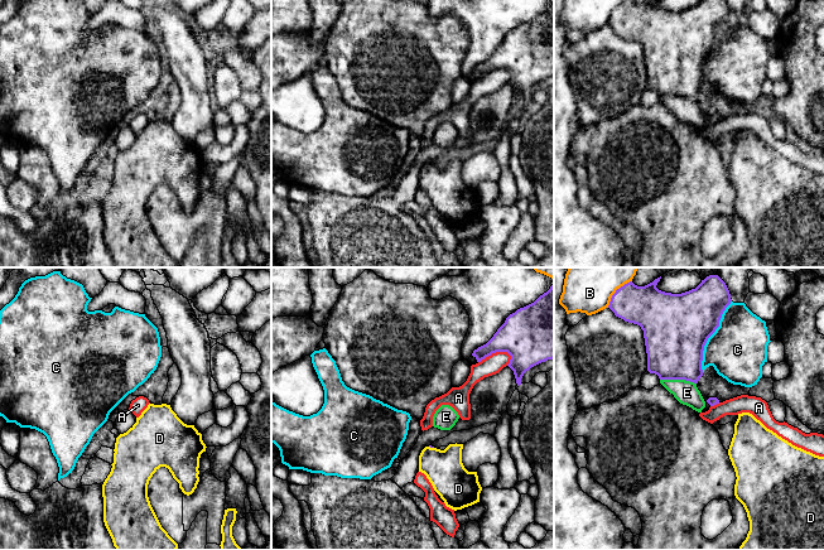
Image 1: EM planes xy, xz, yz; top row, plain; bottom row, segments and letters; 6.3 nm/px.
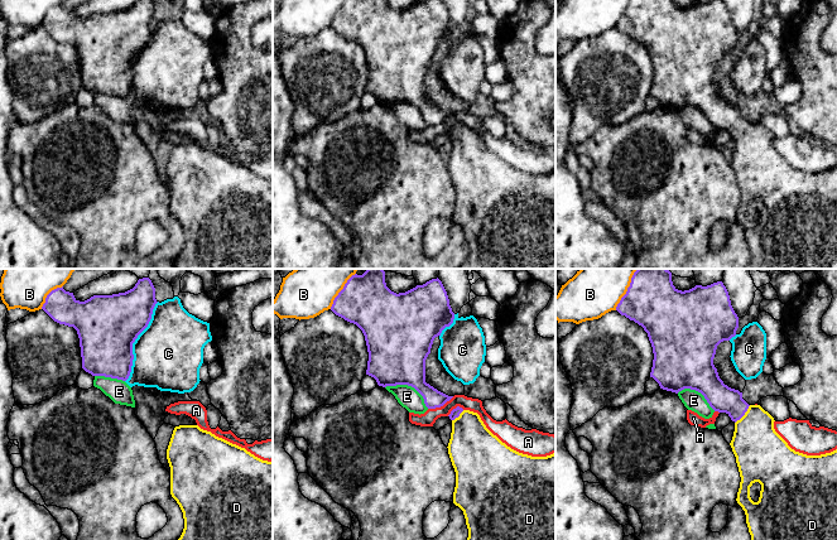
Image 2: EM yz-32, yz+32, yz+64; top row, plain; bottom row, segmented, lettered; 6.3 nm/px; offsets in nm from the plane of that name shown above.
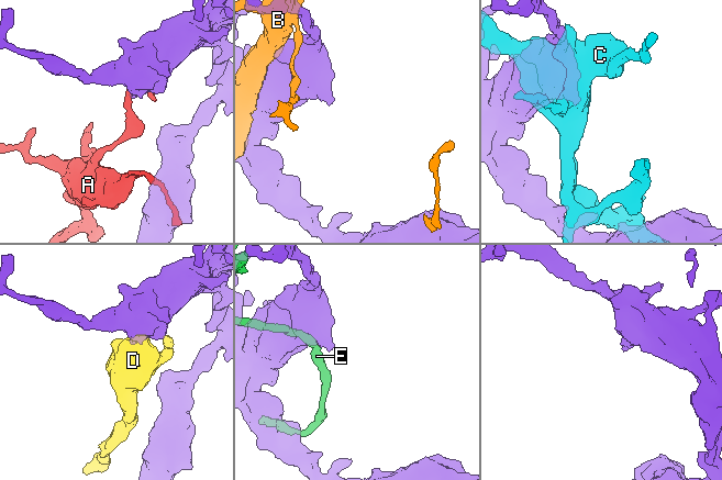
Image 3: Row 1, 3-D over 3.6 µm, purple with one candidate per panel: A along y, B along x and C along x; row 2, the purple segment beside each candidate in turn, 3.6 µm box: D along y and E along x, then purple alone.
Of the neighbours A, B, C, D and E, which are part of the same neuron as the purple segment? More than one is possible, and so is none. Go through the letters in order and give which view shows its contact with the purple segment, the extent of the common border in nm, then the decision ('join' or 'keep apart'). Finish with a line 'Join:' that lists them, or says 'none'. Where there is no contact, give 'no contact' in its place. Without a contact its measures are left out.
A: contact in xz; length 220 nm; keep apart
B: contact in yz; length 240 nm; keep apart
C: contact in yz; length 500 nm; keep apart
D: contact in xz; length 40 nm; join
E: contact in yz; length 240 nm; keep apart
Join: D

